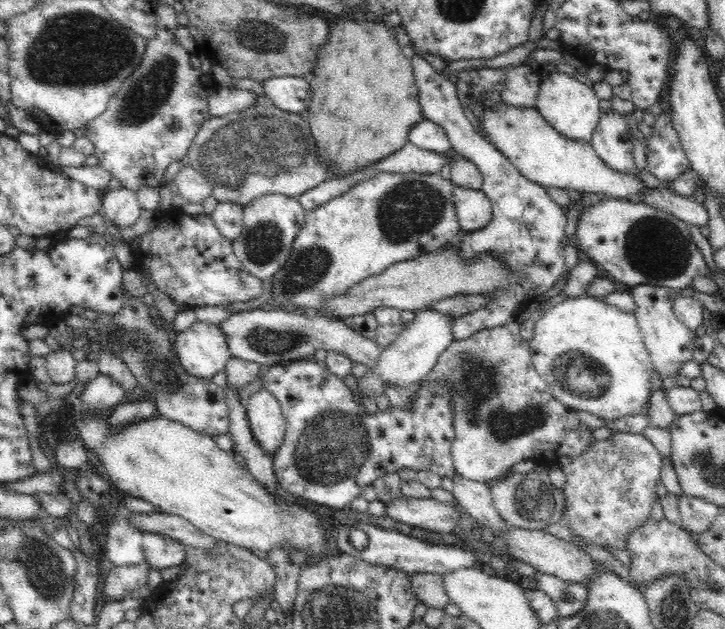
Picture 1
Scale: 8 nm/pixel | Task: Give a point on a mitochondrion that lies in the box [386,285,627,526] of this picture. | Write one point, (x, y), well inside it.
(479, 384)

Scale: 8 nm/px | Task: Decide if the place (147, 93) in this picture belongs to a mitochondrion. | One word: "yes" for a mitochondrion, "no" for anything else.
yes

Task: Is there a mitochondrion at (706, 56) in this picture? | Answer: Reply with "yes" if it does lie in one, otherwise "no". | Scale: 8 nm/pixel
no

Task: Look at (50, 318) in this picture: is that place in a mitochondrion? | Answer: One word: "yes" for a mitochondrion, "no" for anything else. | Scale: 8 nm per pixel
no

